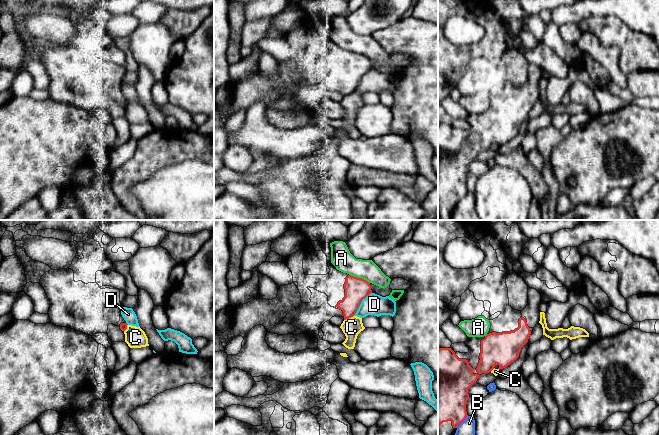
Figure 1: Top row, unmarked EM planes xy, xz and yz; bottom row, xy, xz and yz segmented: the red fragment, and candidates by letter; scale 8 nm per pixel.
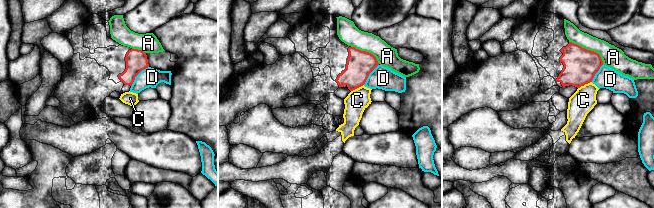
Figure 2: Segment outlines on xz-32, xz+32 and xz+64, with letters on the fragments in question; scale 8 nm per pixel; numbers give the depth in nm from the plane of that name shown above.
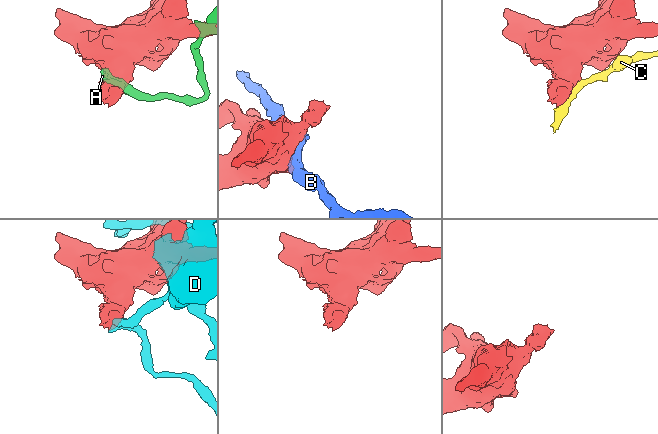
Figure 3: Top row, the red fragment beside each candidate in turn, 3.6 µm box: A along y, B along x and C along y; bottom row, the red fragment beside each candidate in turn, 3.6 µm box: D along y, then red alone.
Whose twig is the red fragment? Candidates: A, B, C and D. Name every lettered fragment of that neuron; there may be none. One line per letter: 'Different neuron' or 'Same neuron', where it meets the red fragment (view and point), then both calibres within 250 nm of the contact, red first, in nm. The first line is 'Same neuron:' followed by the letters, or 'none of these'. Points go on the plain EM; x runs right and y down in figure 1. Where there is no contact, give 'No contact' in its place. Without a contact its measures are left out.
Same neuron: none of these
A: Different neuron. Touches red at xz (359, 54). Thickness 190 nm (red) against 170 nm
B: Different neuron. Touches red at yz (462, 197). Thickness 380 nm (red) against 200 nm
C: Different neuron. Touches red at xz (348, 94). Thickness 190 nm (red) against 150 nm
D: Different neuron. Touches red at xz (360, 79). Thickness 190 nm (red) against 170 nm

